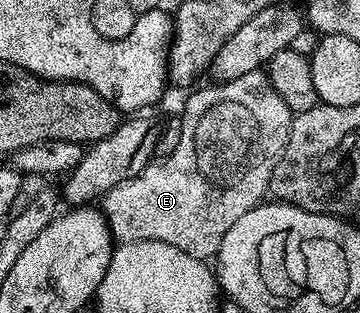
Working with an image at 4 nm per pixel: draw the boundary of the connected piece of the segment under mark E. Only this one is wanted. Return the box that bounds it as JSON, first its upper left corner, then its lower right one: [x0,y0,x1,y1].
[103,69,294,262]

